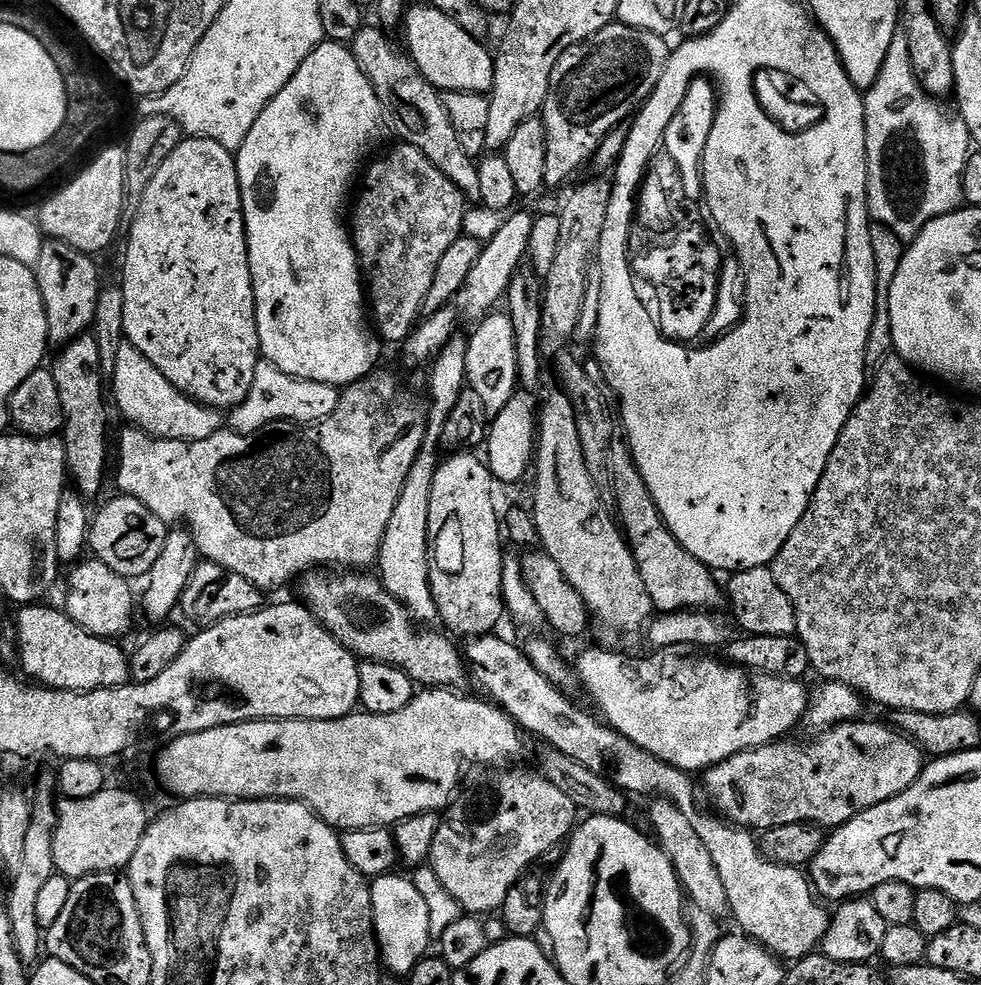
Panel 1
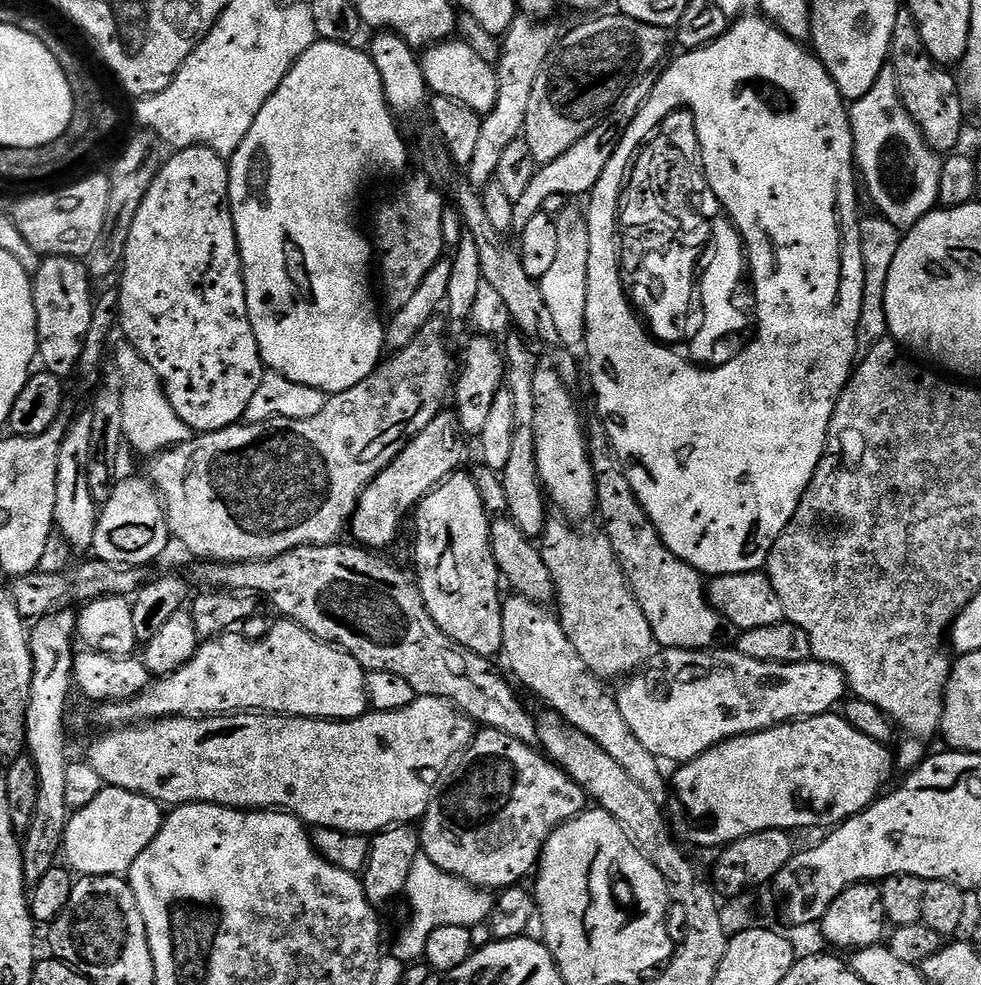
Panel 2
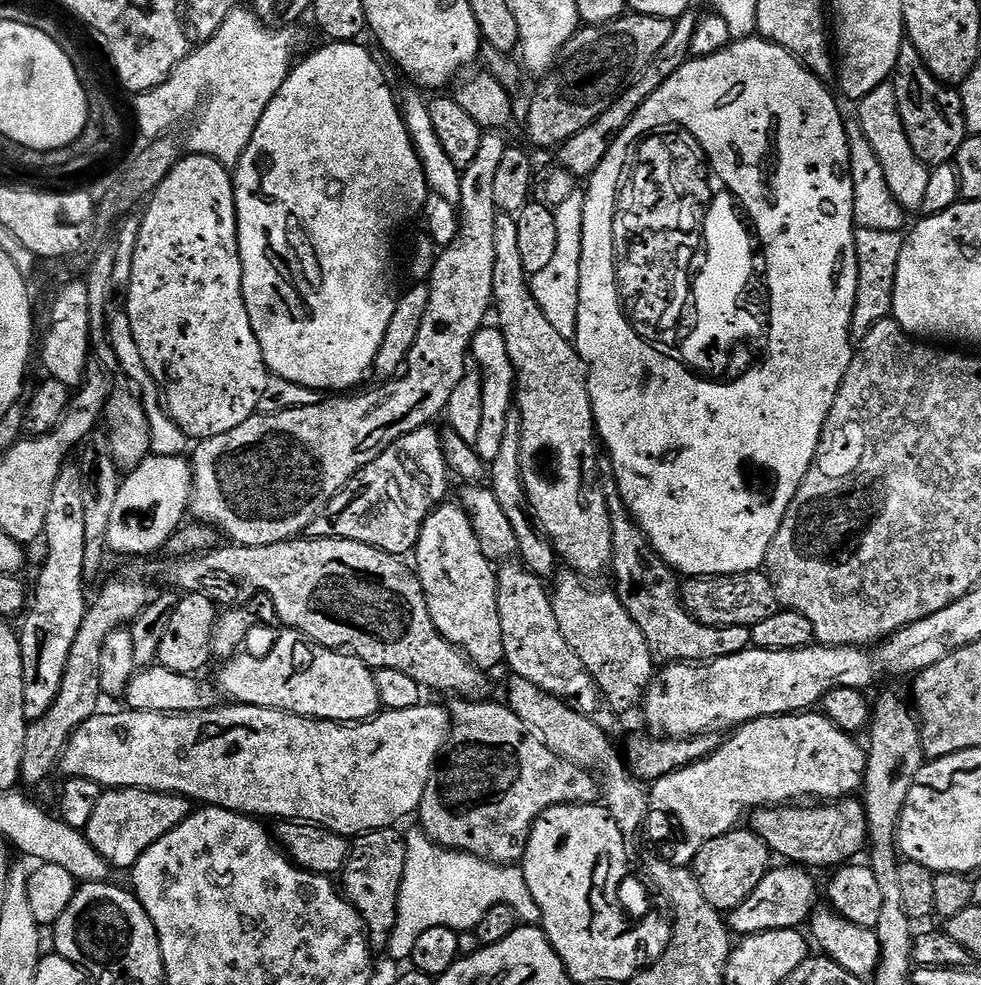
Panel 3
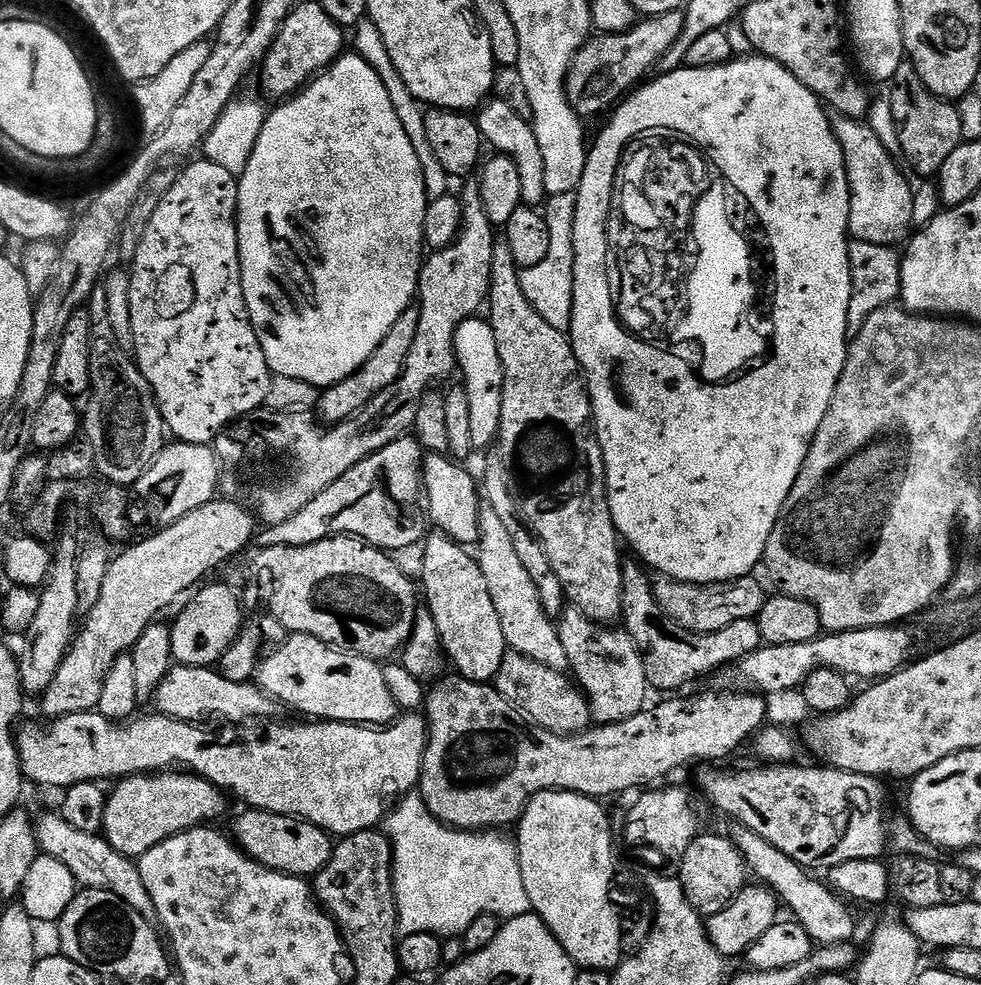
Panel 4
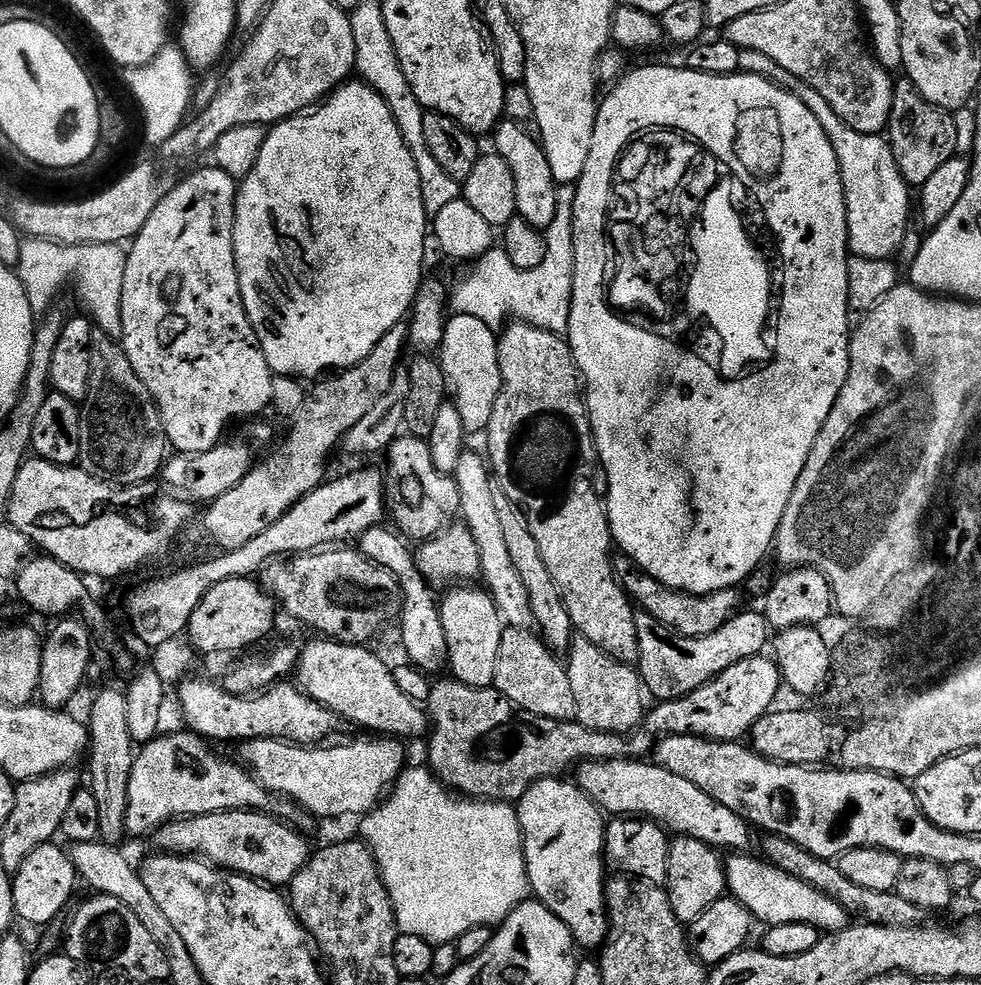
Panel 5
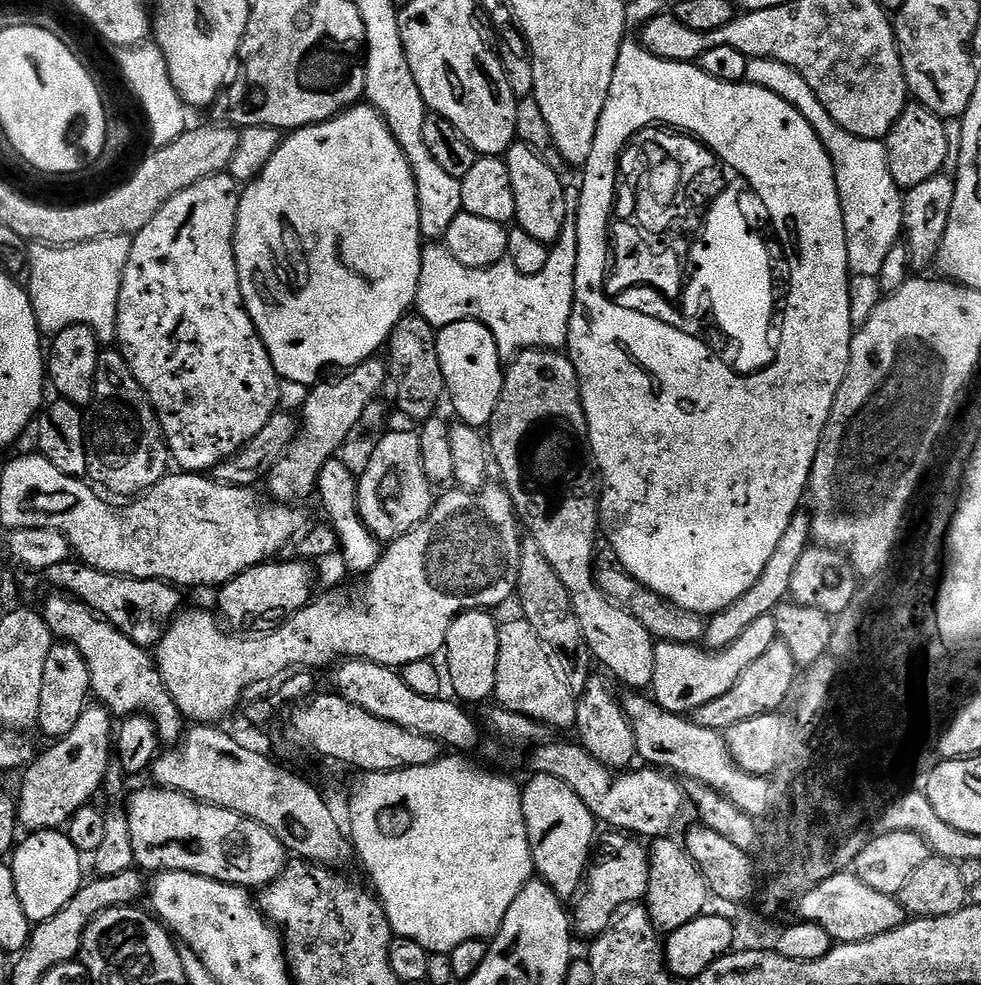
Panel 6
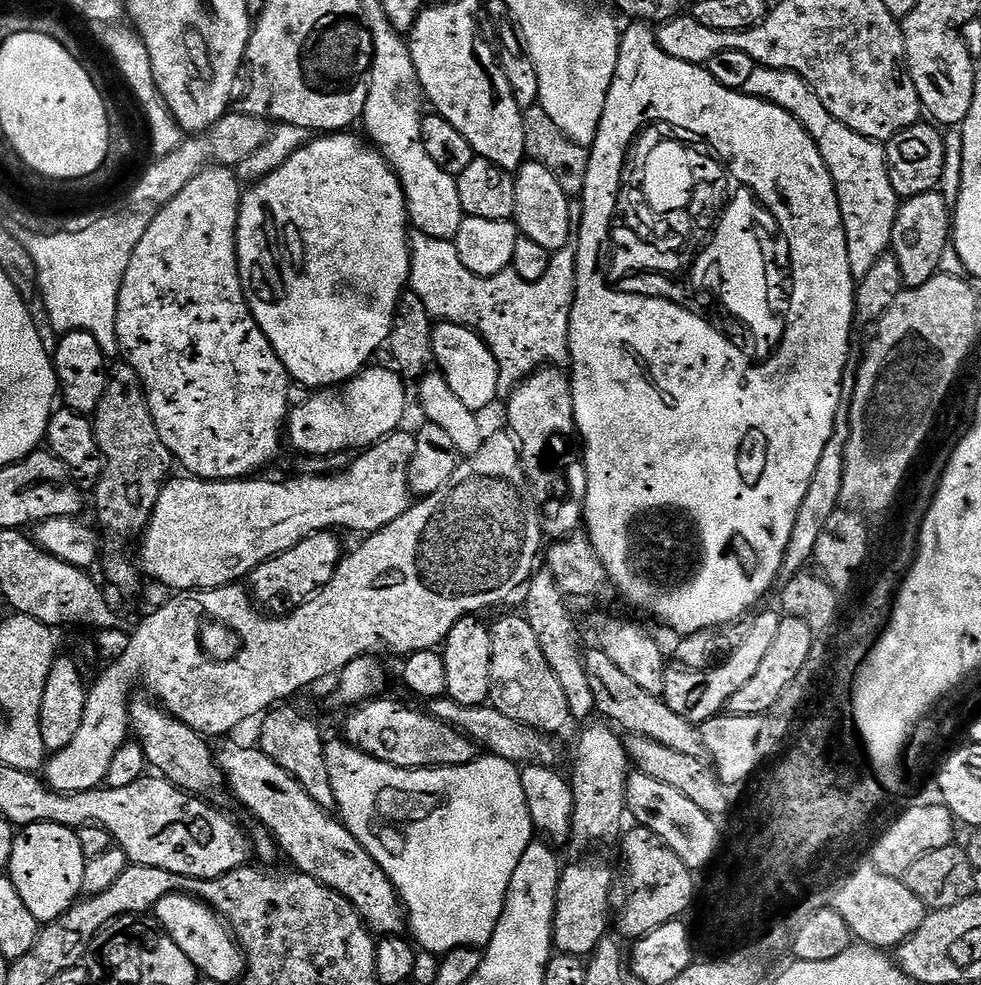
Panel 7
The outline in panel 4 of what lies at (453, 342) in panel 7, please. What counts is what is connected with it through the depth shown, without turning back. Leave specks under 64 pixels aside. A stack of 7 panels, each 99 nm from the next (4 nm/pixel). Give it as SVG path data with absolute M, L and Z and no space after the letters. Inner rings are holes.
M487 319L464 320L454 338L454 364L464 375L462 387L470 402L470 442L473 449L488 448L497 443L502 422L502 394L504 393L504 367L498 358L498 342Z

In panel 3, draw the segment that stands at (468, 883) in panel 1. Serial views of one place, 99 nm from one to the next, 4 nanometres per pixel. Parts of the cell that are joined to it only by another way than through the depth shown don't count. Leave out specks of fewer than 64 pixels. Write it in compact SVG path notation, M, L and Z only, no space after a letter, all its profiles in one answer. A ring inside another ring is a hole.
M456 698L453 701L452 708L450 707L448 743L444 745L444 751L440 759L436 761L436 767L432 769L430 782L426 782L426 794L422 794L422 802L418 809L419 827L434 843L440 844L444 848L450 848L454 852L468 852L479 860L487 860L490 864L512 866L523 861L524 851L530 838L530 830L543 812L559 804L595 804L601 799L602 788L597 777L570 762L566 762L558 754L554 754L554 750L546 750L546 746L542 746L542 742L538 742L538 738L534 738L530 734L530 730L526 730L526 726L522 726L522 718L518 718L518 714L514 714L507 703L491 704L491 699L488 698L475 702L463 698Z

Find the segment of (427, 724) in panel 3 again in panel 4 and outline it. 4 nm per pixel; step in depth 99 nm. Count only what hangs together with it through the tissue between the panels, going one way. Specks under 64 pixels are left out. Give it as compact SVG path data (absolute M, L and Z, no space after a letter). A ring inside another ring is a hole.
M97 711L66 714L65 716L53 719L43 728L40 724L28 724L24 729L19 729L16 736L16 749L20 752L20 765L24 768L25 781L41 784L44 788L57 788L63 790L81 784L87 780L93 782L105 782L104 780L115 781L125 776L142 776L149 772L166 772L169 770L183 770L191 772L194 776L201 776L208 780L215 788L219 788L225 794L237 796L245 800L248 808L261 808L264 812L273 812L283 816L296 816L300 820L310 822L318 826L324 832L336 838L353 836L356 832L366 832L377 827L376 824L385 819L388 813L409 795L419 785L420 771L424 761L424 751L428 741L428 722L420 714L404 714L392 721L387 726L365 726L363 724L344 724L340 720L326 720L323 722L300 722L304 724L272 724L276 722L245 722L235 726L201 726L199 723L188 723L175 720L174 717L153 714L154 716L141 715L124 723L117 723L114 720L107 720L103 714Z

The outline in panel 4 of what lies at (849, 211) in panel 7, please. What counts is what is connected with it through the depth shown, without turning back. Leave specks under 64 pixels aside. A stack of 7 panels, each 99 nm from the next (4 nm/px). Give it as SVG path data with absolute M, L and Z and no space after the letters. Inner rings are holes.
M839 114L833 115L831 121L835 137L842 146L843 160L846 162L848 189L851 196L849 235L855 240L878 245L896 246L900 241L903 243L913 227L914 190L894 162L893 153L885 148L868 123L848 119Z

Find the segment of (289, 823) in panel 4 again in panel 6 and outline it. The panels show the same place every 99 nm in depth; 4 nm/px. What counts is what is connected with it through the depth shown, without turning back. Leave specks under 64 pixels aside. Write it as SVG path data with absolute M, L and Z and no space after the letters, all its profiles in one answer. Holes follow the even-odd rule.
M151 787L140 788L132 797L130 797L131 795L127 797L127 800L129 800L128 808L126 807L126 815L128 818L128 829L130 830L130 842L134 842L134 858L136 859L136 864L141 869L149 868L149 873L152 874L158 872L193 872L194 874L205 876L211 880L217 880L223 884L234 884L249 890L259 890L265 888L267 884L272 882L284 868L286 863L286 850L282 846L282 842L278 842L278 838L274 838L274 834L266 826L262 826L245 816L240 816L234 810L226 810L213 804L203 804L202 801L196 800L184 792L176 792L173 788Z

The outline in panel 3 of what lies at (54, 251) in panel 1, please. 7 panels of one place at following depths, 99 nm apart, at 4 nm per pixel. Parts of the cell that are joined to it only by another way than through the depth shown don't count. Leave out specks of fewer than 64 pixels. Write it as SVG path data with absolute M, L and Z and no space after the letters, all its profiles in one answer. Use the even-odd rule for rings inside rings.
M76 278L60 288L52 304L52 317L44 332L44 345L39 345L38 360L44 363L47 379L62 382L70 390L80 387L90 363L92 331L90 330L90 298L86 295L83 279Z

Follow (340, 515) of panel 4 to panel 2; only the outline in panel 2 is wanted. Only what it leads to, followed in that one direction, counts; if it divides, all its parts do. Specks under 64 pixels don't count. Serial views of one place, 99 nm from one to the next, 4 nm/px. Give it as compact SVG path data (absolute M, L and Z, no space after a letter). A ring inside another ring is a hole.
M442 410L412 441L405 446L366 486L366 490L360 495L356 504L356 512L350 521L350 536L357 545L369 550L384 550L388 548L400 536L404 528L404 519L411 517L417 506L429 496L436 487L453 472L461 467L464 460L464 444L460 423L455 411Z

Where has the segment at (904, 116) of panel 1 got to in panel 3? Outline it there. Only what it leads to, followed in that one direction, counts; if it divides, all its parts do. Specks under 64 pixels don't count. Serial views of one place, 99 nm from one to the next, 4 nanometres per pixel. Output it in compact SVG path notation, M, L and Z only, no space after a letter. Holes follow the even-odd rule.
M887 83L877 90L871 91L866 98L857 103L856 108L858 108L856 121L861 126L861 130L870 142L870 146L872 146L878 162L882 166L884 178L886 178L893 198L905 211L917 211L924 201L930 170L916 157L910 147L910 140L906 136L901 114L898 111L897 95L894 94L892 86Z

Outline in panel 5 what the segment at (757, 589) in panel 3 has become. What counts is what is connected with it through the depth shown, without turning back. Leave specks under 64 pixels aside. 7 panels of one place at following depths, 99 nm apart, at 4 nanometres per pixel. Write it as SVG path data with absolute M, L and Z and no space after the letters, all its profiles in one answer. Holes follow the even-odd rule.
M620 554L615 557L614 567L616 579L623 586L629 600L639 611L648 612L650 618L658 618L662 626L682 634L686 638L706 638L706 634L719 632L722 626L737 612L741 611L739 591L736 588L714 590L710 594L690 594L680 592L677 588L658 582L650 574L646 574L630 557Z

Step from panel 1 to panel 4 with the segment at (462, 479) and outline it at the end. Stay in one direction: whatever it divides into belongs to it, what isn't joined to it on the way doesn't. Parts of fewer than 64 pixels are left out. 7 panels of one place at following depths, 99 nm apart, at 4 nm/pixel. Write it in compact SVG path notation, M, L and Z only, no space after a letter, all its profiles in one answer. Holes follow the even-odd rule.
M429 535L423 541L424 561L420 564L420 576L424 579L422 596L428 599L426 609L434 618L441 646L451 667L459 675L476 684L495 681L509 646L504 640L502 622L498 618L498 610L494 610L480 561L473 553L472 556L468 553L471 551L465 545L446 535L435 535Z

